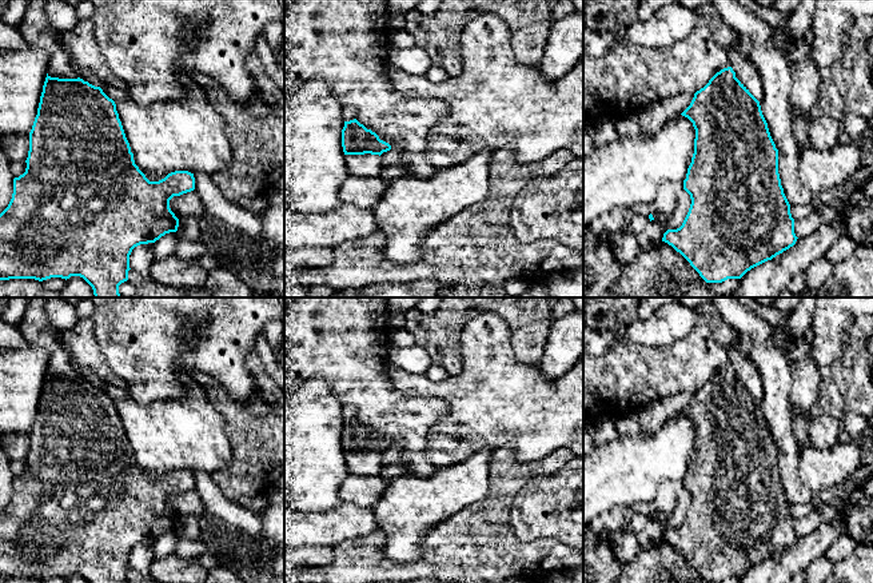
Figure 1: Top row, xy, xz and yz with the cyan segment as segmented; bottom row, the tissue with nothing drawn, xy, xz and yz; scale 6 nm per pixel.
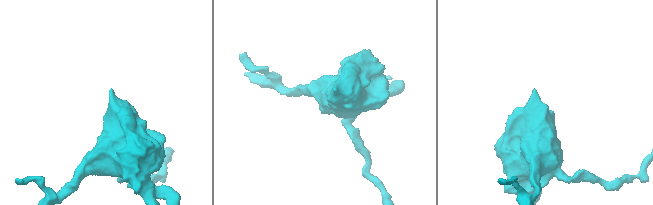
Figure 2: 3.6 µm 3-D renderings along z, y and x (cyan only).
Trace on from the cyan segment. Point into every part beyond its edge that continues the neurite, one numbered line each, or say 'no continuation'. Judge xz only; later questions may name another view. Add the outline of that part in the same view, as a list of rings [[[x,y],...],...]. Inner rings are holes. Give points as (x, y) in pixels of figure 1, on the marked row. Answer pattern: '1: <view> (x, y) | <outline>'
1: xz (369, 166) | [[[344,155],[348,175],[376,177],[383,169],[383,163],[379,155]]]

